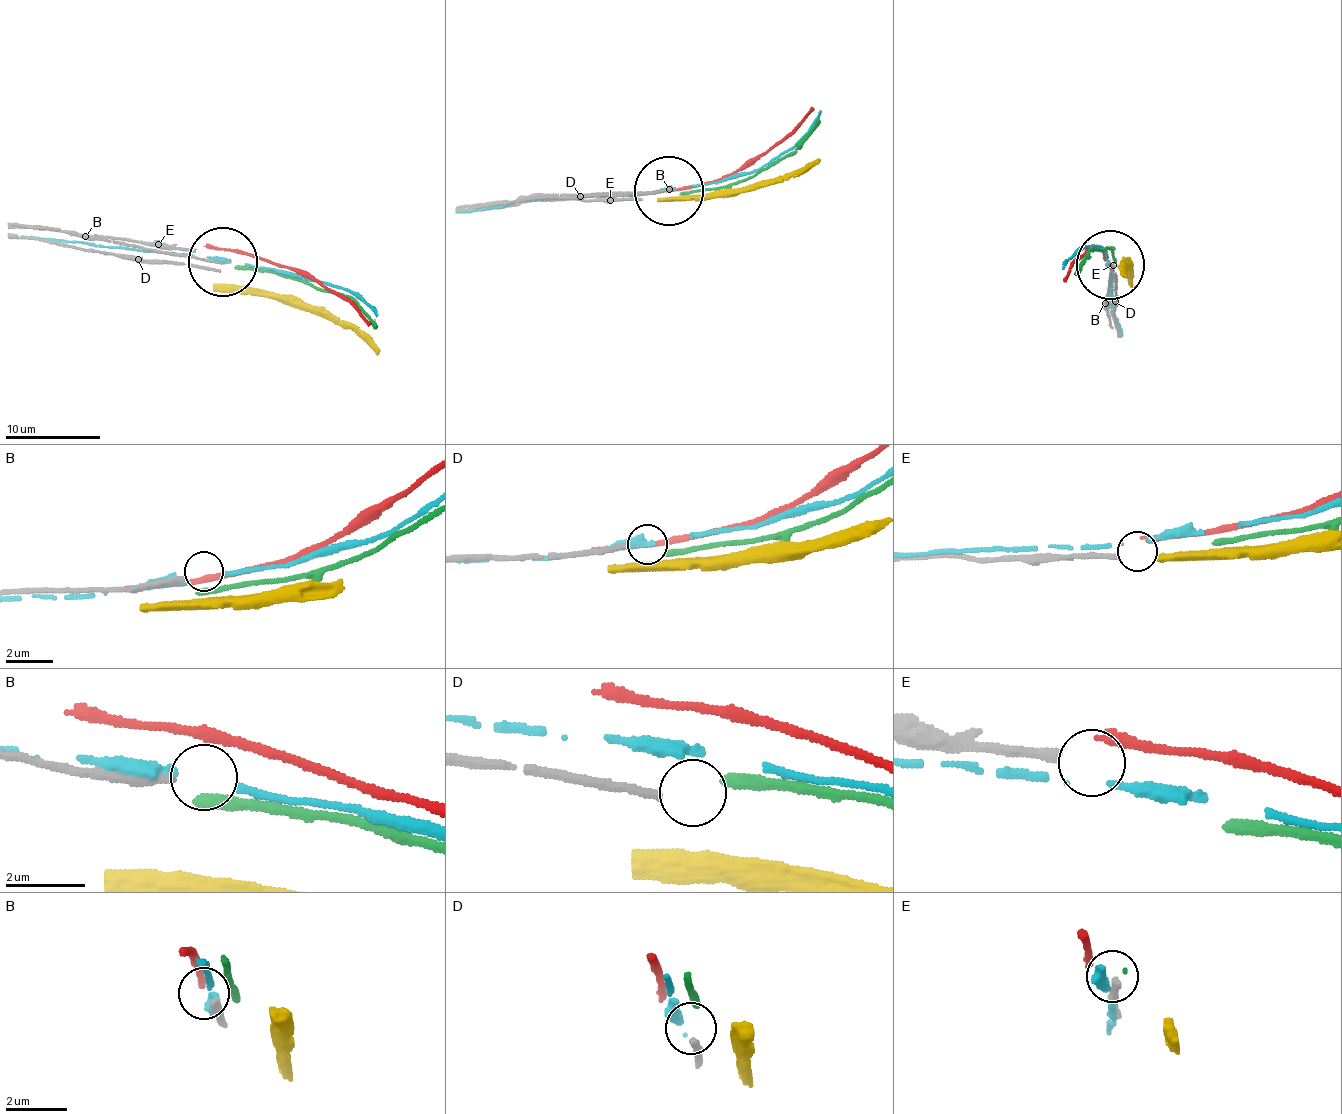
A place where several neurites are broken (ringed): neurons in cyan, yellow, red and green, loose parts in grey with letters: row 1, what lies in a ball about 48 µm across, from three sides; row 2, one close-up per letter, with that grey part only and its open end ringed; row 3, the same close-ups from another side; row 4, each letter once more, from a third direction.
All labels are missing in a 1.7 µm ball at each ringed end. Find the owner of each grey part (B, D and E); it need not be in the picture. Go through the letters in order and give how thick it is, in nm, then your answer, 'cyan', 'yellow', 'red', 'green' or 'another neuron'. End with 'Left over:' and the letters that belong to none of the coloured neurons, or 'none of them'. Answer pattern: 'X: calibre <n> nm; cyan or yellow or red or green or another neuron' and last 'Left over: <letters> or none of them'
B: calibre 280 nm; another neuron
D: calibre 200 nm; another neuron
E: calibre 220 nm; another neuron
Left over: B, D, E

